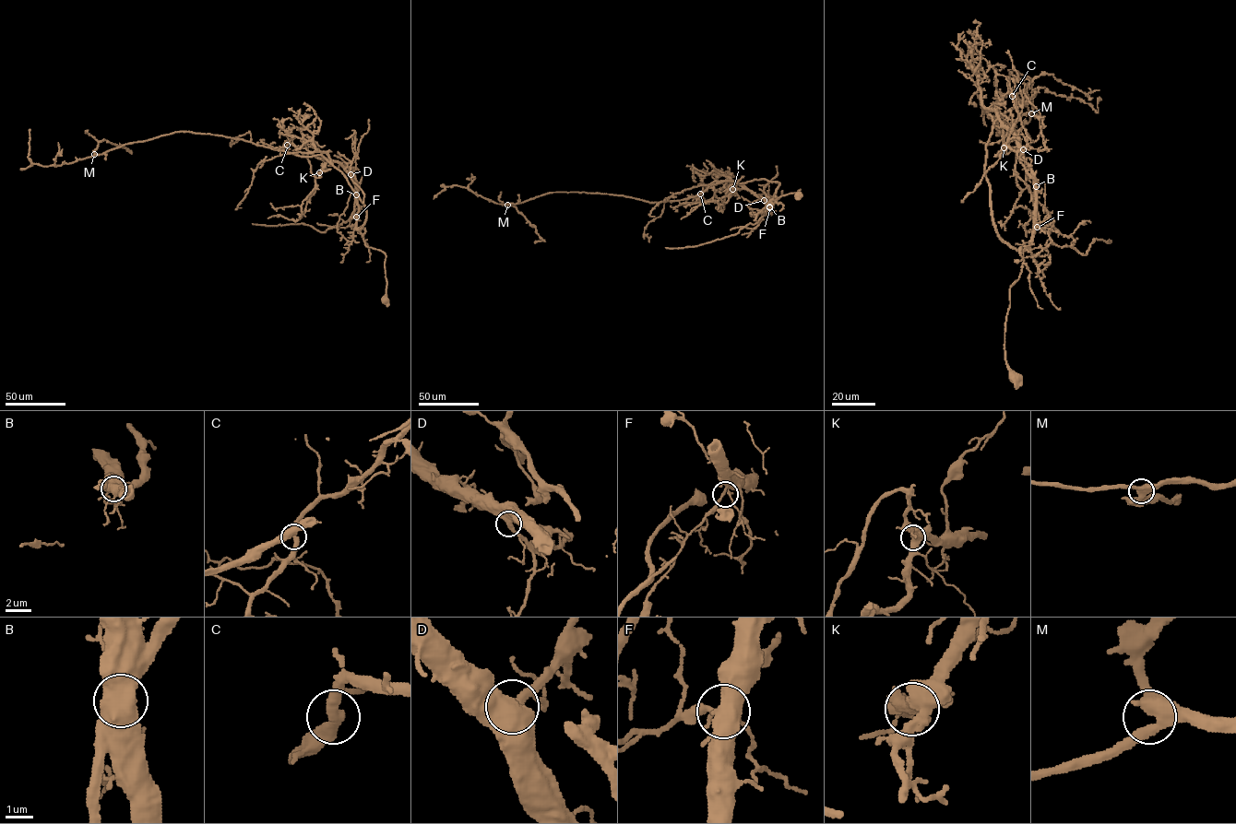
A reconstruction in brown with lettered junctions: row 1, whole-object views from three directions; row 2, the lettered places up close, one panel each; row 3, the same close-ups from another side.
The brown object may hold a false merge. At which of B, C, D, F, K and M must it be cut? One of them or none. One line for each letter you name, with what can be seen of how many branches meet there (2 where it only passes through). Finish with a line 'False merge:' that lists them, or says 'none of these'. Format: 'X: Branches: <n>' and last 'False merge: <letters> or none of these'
B: Branches: 2
False merge: B

